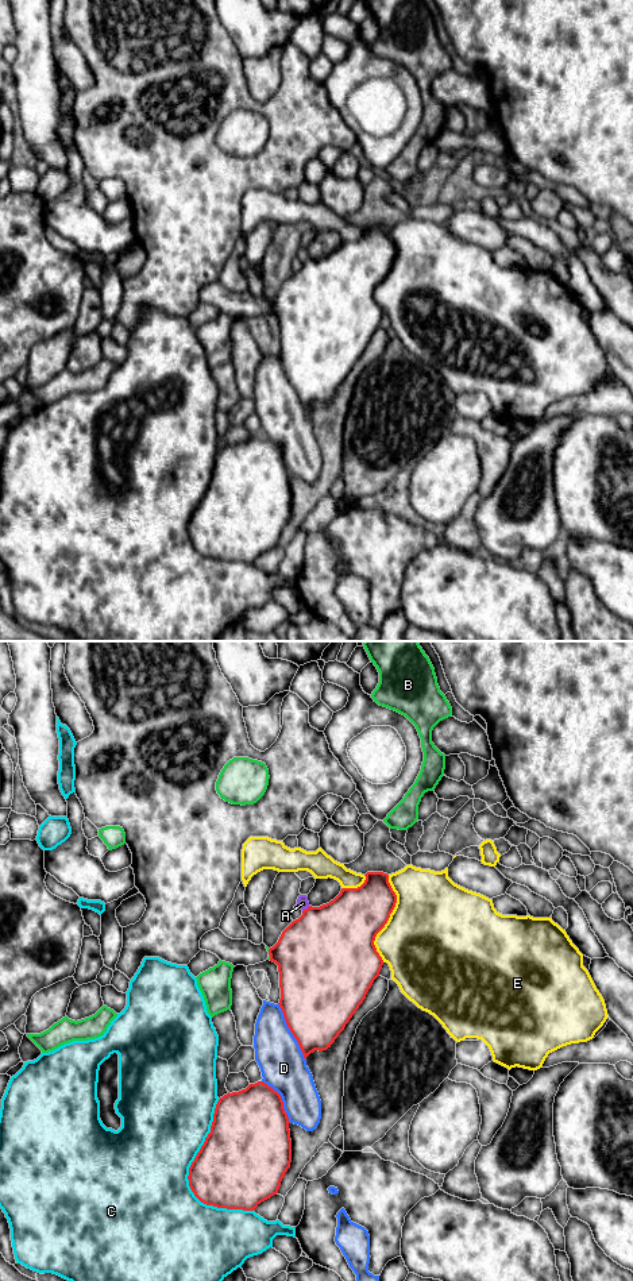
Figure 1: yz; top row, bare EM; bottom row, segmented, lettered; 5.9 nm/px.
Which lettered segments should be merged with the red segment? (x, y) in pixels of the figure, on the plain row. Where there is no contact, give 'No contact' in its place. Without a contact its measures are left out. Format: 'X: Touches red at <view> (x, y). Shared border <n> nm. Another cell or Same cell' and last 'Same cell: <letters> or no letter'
A: Touches red at yz (307, 261). Shared border 60 nm. Another cell
B: Touches red at yz (270, 308). Shared border 40 nm. Another cell
C: Touches red at yz (188, 529). Shared border 700 nm. Another cell
D: Touches red at yz (290, 382). Shared border 380 nm. Another cell
E: Touches red at yz (389, 269). Shared border 500 nm. Another cell
Same cell: no letter

